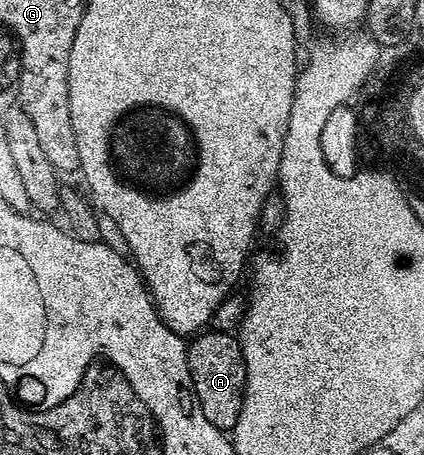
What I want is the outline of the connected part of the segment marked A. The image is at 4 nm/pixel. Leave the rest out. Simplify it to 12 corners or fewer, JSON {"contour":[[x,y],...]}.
{"contour":[[191,337],[186,367],[208,424],[233,431],[246,391],[237,337]]}

